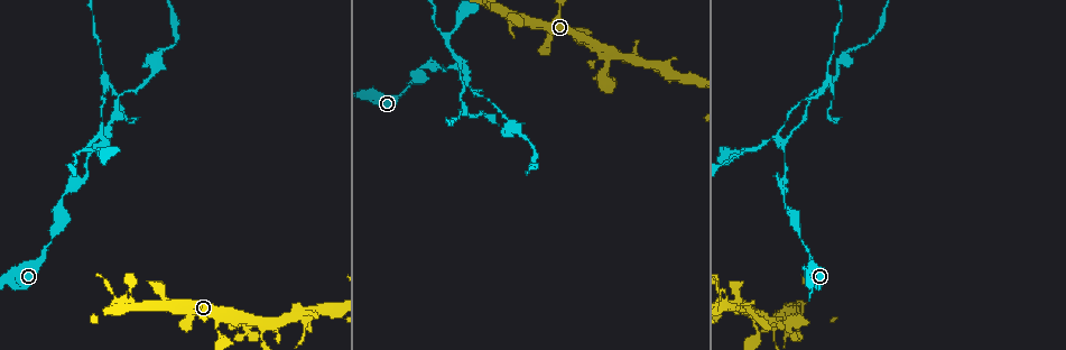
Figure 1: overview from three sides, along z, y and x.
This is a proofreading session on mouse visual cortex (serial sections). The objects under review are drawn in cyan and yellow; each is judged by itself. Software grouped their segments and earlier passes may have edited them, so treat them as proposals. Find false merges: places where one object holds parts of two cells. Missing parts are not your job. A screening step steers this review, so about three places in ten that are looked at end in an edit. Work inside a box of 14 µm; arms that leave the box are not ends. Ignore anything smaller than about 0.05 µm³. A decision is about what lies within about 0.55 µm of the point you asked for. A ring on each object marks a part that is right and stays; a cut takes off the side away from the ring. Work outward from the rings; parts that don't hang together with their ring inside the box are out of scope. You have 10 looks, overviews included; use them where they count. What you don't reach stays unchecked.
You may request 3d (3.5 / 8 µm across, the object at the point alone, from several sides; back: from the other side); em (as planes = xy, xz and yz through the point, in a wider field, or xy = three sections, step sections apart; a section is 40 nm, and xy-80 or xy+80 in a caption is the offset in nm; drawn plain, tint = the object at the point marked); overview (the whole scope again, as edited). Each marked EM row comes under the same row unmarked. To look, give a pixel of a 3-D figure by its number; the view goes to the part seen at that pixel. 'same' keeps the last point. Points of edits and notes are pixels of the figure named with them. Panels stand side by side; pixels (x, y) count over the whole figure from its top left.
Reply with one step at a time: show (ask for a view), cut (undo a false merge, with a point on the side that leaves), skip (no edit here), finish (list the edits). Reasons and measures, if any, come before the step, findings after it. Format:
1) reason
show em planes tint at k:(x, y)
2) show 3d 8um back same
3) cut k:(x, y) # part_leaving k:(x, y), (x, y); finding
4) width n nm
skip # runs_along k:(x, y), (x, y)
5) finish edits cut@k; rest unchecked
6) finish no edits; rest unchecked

a narrow waist
show 3d 3.5um at 1:(607, 50)

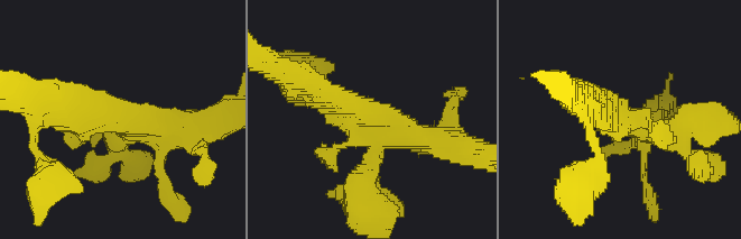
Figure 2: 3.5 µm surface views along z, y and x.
show em xy step 1 tint at 2:(380, 124)

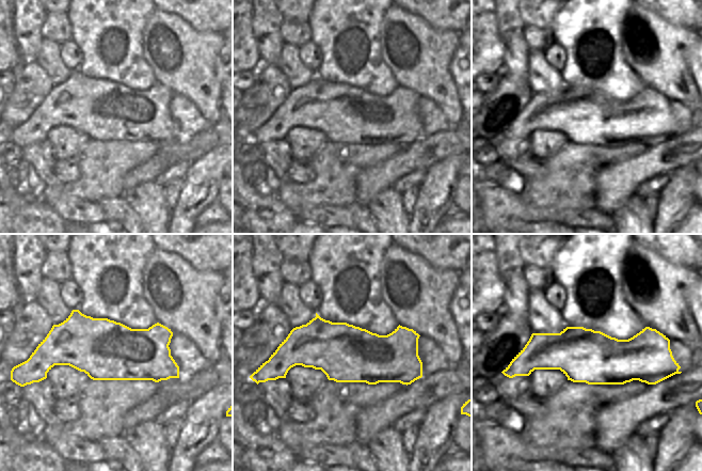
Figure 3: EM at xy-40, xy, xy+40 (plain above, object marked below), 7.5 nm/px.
width 440 nm
skip # runs_along 2:(317, 88), (404, 134), (452, 143); continuous, no second cell

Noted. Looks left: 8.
three-way junction
show em xy step 3 tint at 1:(130, 298)

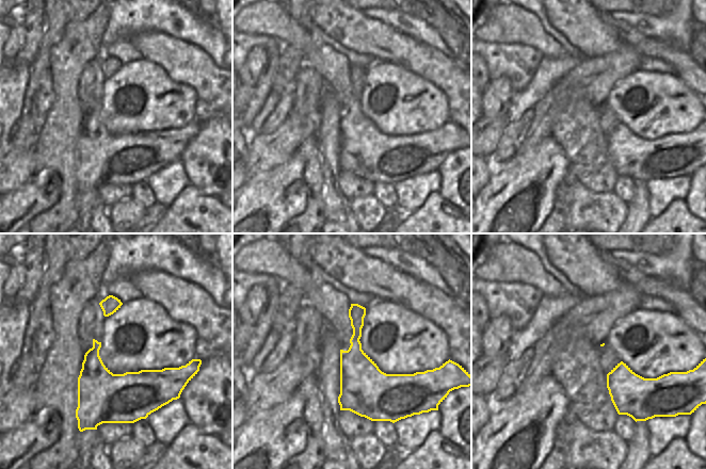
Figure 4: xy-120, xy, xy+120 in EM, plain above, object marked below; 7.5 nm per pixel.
show 3d 3.5um same

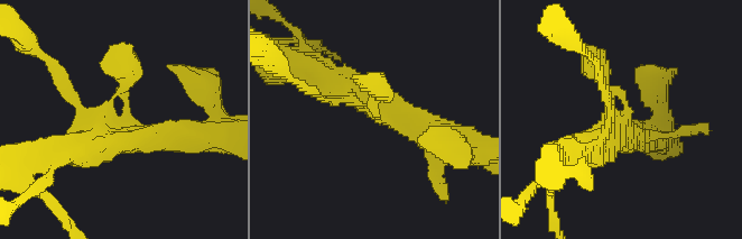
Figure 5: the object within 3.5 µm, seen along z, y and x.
skip # runs_along 5:(177, 137), (132, 137), (119, 57); continuous, no second cell

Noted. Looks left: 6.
sudden change in width
show 3d 8um at 1:(404, 92)

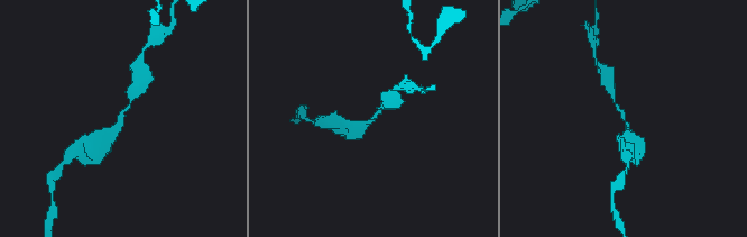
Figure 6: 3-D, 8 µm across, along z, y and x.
show 3d 3.5um at 6:(371, 120)

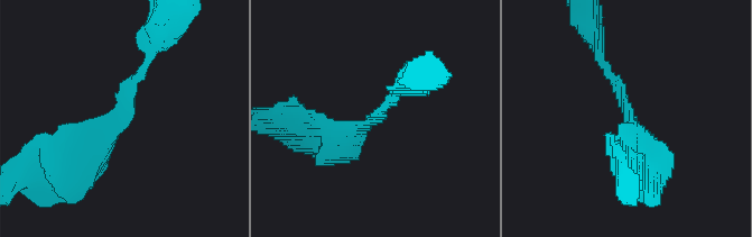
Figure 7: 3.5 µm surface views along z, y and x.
arm_widths 150, 450 nm; now the EM
show em xy step 2 tint at 7:(630, 108)

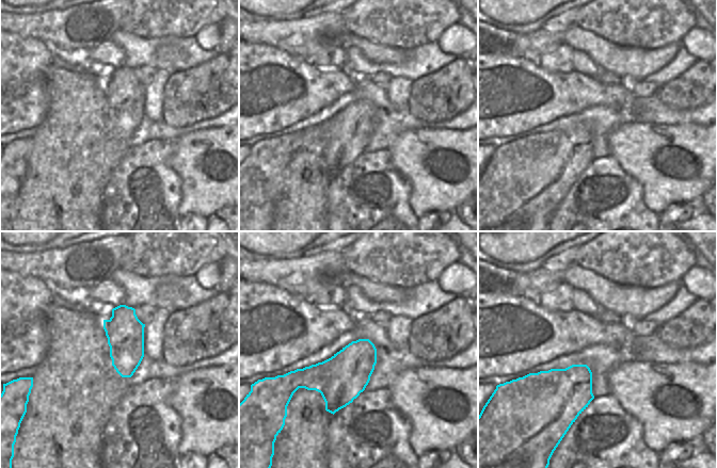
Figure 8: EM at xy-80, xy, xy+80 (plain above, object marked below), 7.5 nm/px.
skip # runs_along 7:(83, 163), (131, 98), (152, 46); one cell here

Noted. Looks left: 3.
looks like a crossing
show 3d 3.5um at 1:(104, 141)

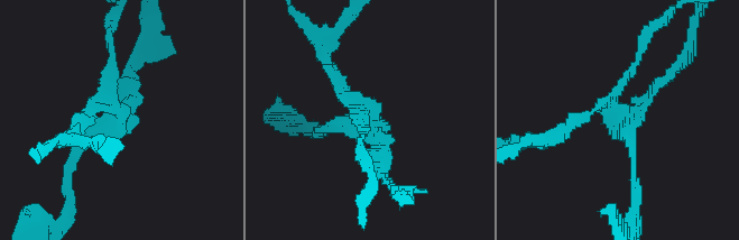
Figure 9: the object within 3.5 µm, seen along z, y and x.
arms 4; arm_widths 100, 100, 150, 200 nm
show em xy step 1 tint at 9:(112, 118)

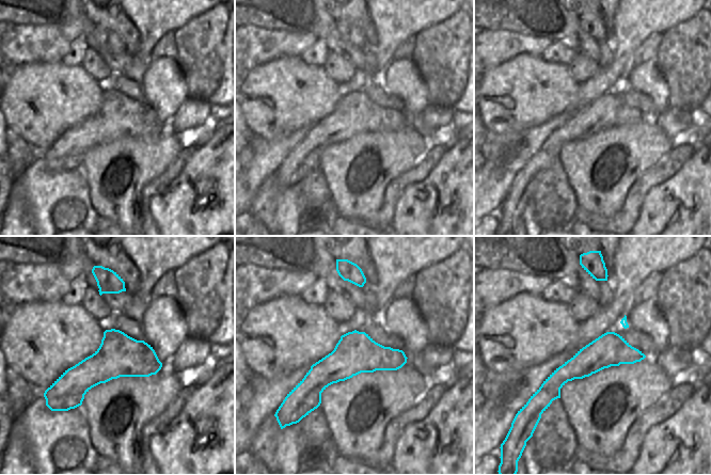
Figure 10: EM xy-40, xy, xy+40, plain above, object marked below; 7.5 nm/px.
show em xy step 5 tint same

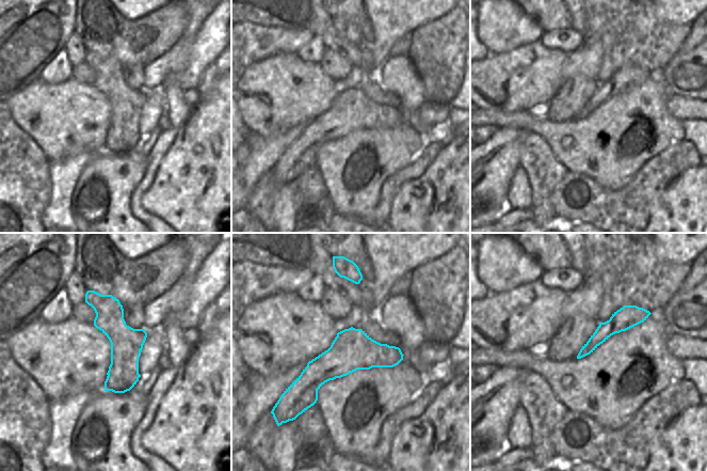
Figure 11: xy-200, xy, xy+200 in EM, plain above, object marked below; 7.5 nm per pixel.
width 320 nm
cut 9:(340, 79) # part_leaving 9:(369, 114), (328, 68), (328, 37); a second cell is stuck on

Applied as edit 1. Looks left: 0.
finish edits cut@9; rest unchecked

